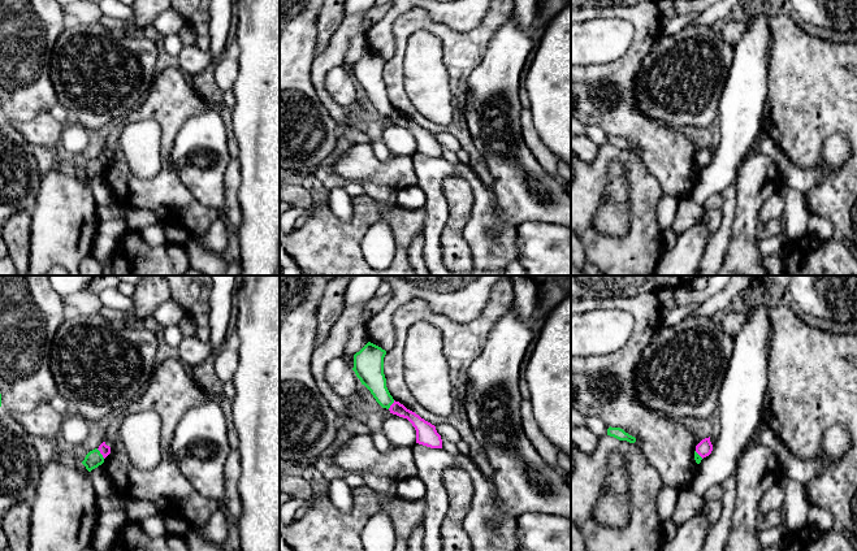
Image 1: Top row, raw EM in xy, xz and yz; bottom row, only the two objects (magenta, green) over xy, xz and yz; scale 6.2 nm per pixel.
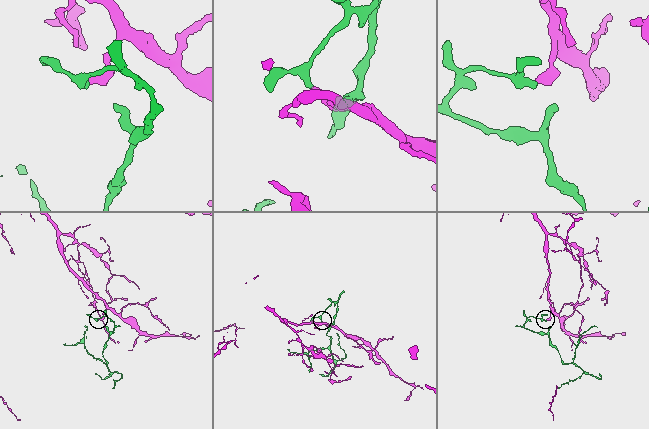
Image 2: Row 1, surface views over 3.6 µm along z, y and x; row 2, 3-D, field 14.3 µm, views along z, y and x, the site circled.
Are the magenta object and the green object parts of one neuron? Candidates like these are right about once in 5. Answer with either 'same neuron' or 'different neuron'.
different neuron

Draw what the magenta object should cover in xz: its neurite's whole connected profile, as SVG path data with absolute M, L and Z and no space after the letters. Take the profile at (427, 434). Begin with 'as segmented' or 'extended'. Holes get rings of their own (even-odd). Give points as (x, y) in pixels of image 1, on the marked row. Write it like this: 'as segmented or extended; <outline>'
as segmented; M395 402L389 408L390 413L407 418L416 430L416 443L430 447L442 448L441 435L437 433L436 426L421 418L415 412L407 409L399 402Z

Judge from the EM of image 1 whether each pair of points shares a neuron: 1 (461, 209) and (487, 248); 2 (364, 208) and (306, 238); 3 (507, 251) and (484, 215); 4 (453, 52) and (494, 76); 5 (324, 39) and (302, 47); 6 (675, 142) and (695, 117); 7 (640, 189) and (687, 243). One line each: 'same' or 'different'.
1: different
2: same
3: same
4: different
5: different
6: different
7: different

